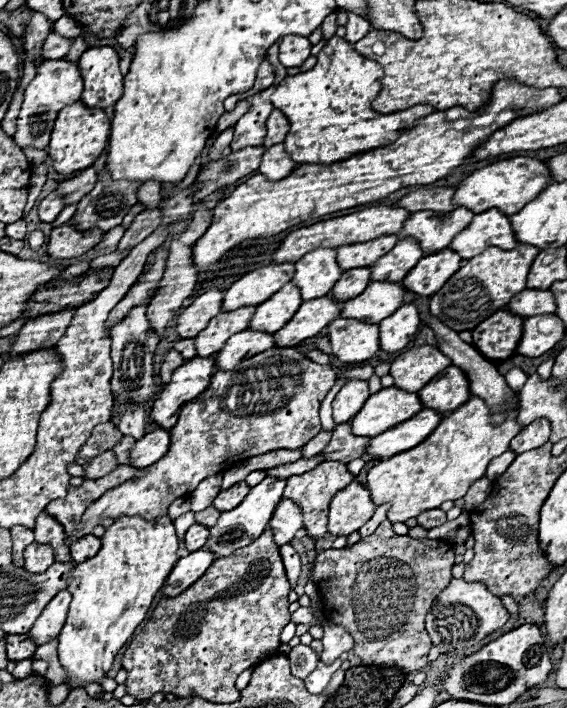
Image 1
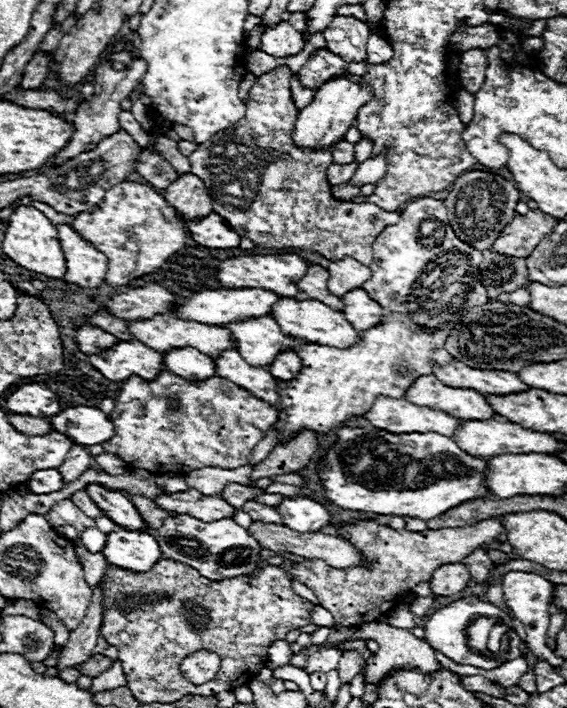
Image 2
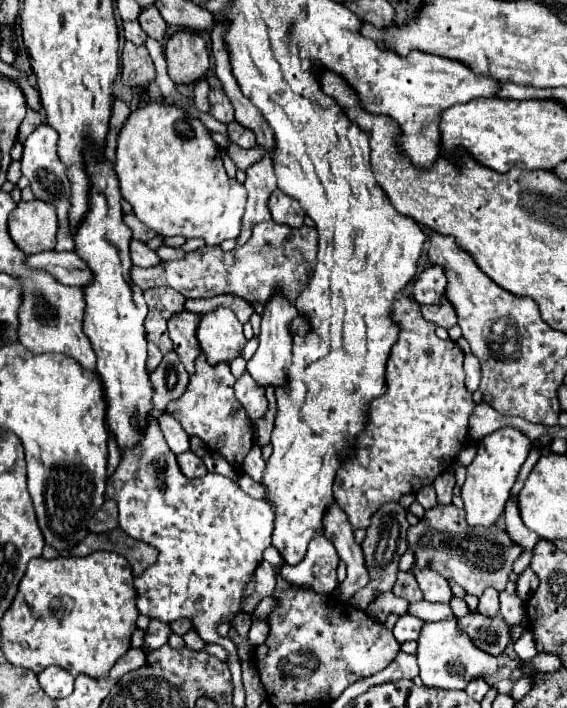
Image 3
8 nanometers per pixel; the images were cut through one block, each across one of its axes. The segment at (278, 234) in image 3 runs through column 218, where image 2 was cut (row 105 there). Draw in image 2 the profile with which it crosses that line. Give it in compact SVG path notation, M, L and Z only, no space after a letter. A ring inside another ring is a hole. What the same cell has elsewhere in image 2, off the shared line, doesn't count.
M278 66L262 76L258 76L254 88L250 90L250 102L246 106L244 118L232 126L232 130L222 130L220 134L214 134L208 142L198 144L194 158L194 174L198 174L212 196L212 208L216 214L220 214L228 226L232 226L240 236L250 238L260 248L302 248L318 252L320 256L328 260L342 260L344 256L350 256L358 260L360 264L372 262L372 244L376 236L390 224L396 224L400 214L398 212L386 212L376 204L370 202L344 202L336 200L330 192L330 184L326 180L326 168L332 164L332 148L328 150L312 150L304 152L292 142L294 126L298 120L298 108L294 106L292 94L290 94L290 68ZM202 146L204 148L204 170L202 172ZM234 164L242 166L242 172L232 172ZM230 166L230 168L226 168ZM238 192L238 194L236 194Z

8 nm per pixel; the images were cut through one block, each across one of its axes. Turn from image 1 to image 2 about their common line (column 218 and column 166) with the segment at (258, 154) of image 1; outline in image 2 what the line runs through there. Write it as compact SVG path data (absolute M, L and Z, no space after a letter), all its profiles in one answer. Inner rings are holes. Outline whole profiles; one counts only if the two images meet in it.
M144 152L144 156L140 154L140 162L136 164L136 172L154 188L164 190L172 180L178 178L176 170L172 168L172 164L168 160L164 160L160 154L152 154L152 152Z

